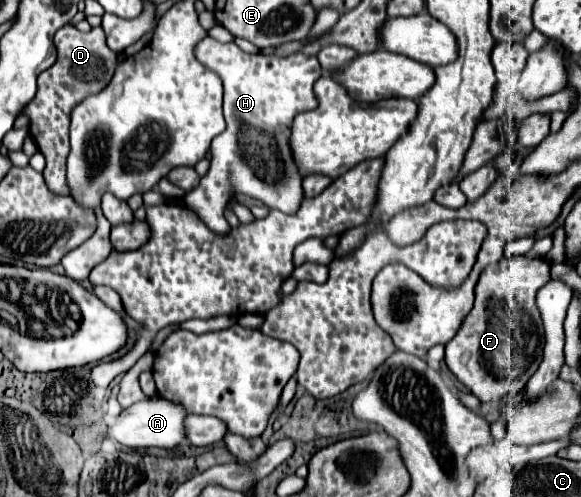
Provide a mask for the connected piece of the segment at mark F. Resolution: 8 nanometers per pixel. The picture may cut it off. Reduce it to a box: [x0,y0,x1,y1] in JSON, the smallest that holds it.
[446,257,550,401]

